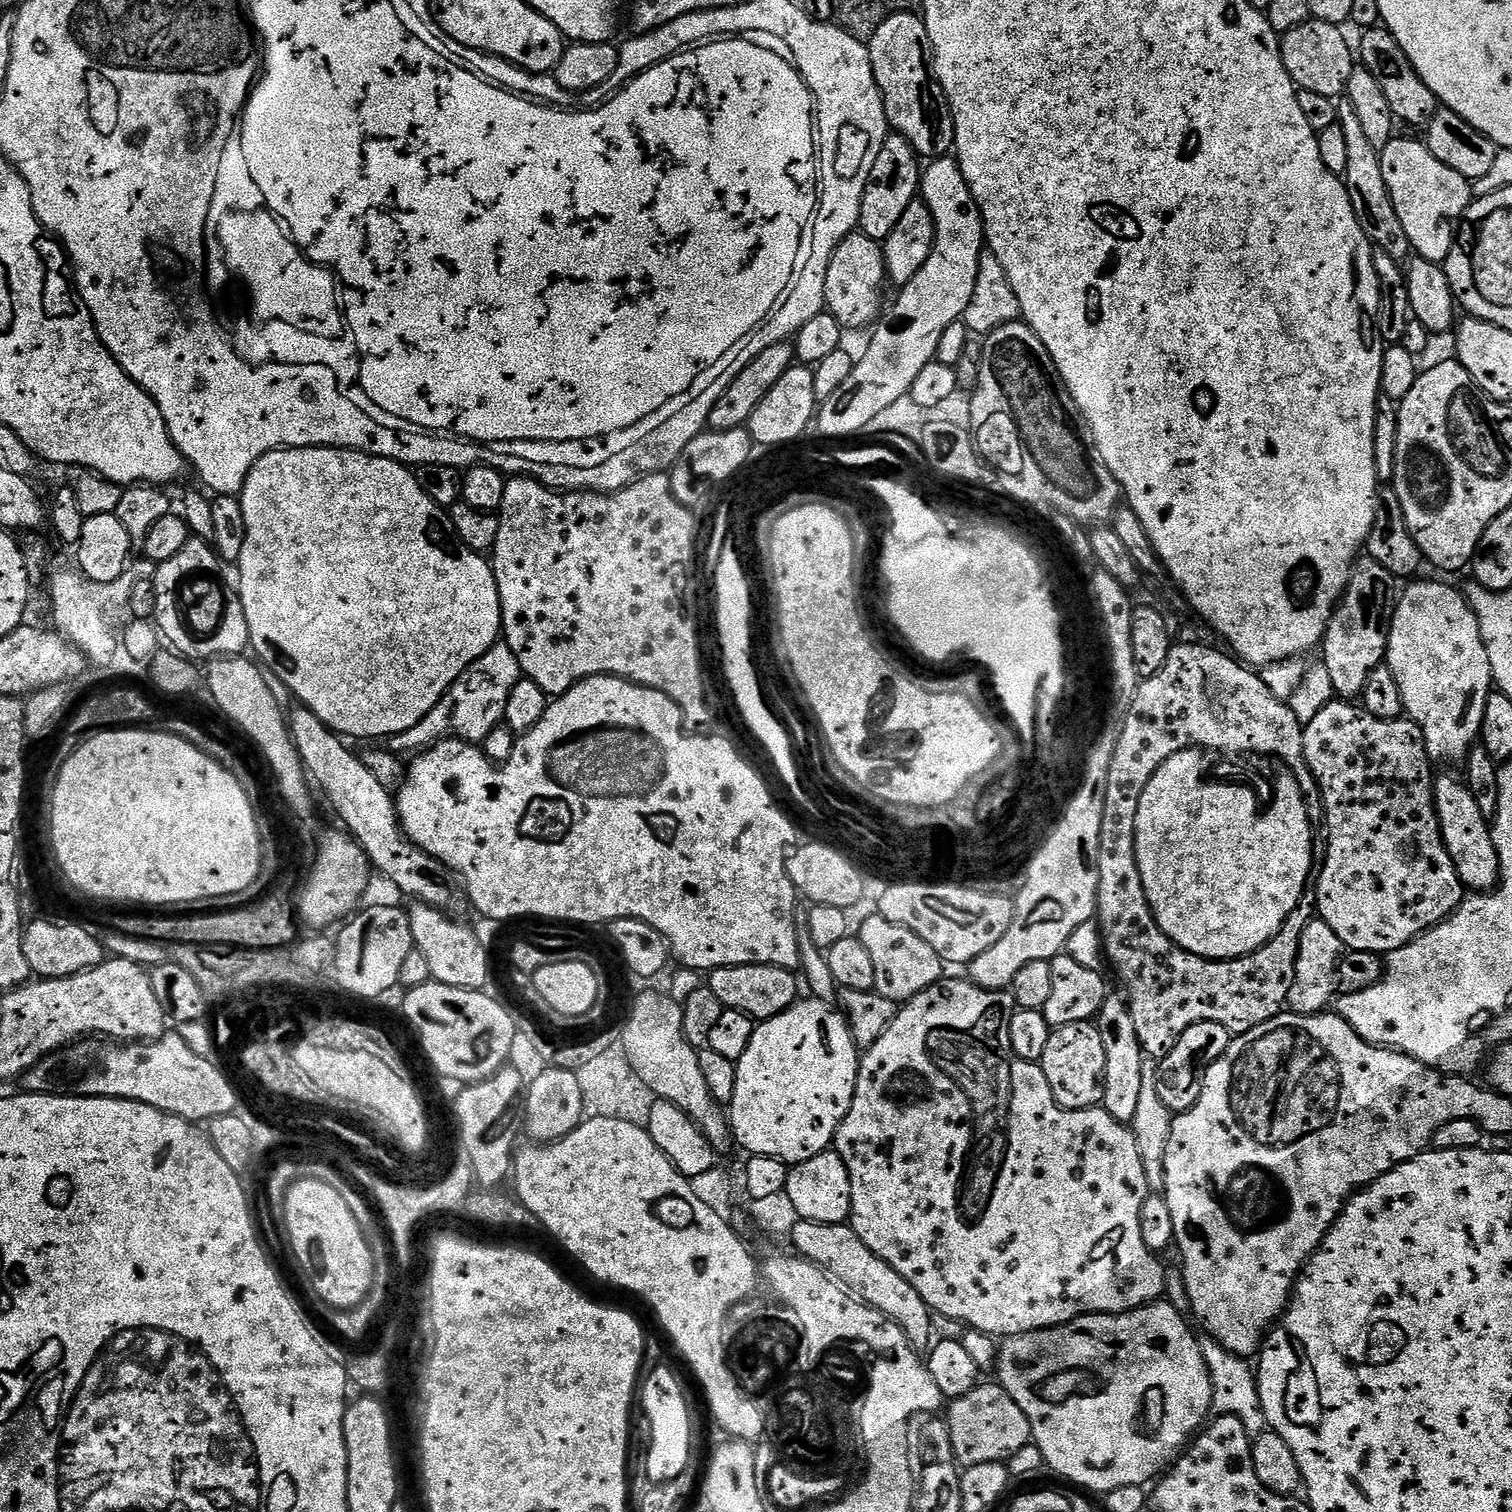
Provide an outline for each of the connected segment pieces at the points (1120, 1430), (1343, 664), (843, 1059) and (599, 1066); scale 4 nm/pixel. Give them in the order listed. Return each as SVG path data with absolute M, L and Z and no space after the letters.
M1157 1302L1135 1308L1133 1312L1079 1316L1076 1320L1053 1328L1007 1337L999 1345L995 1366L995 1371L1000 1372L999 1387L1008 1392L1010 1398L1014 1398L1014 1402L1022 1410L1022 1414L1026 1414L1030 1422L1032 1440L1038 1446L1038 1450L1042 1450L1042 1458L1049 1469L1053 1468L1058 1475L1065 1476L1072 1484L1081 1484L1082 1487L1089 1488L1089 1490L1084 1489L1089 1493L1107 1494L1118 1486L1135 1484L1144 1486L1147 1485L1147 1480L1155 1481L1181 1455L1190 1437L1201 1431L1202 1425L1212 1412L1212 1379L1200 1349L1200 1340L1192 1333L1191 1326L1184 1319L1186 1319L1185 1313L1179 1312L1173 1304Z
M1371 558L1357 559L1344 596L1330 618L1322 641L1322 649L1324 648L1322 664L1330 674L1335 695L1341 700L1352 702L1363 697L1366 678L1370 678L1370 674L1374 674L1378 665L1385 663L1388 655L1388 635L1392 625L1392 615L1398 599L1396 584L1398 584L1397 577L1392 576L1390 570L1386 570L1386 566L1378 566L1378 562L1374 562Z
M815 998L807 999L797 999L796 1003L791 1004L782 1014L757 1023L754 1038L750 1038L750 1046L746 1046L746 1054L742 1054L742 1058L736 1061L736 1085L734 1086L734 1098L730 1105L730 1123L735 1143L737 1145L741 1144L746 1150L745 1153L754 1156L778 1158L789 1166L806 1162L833 1147L836 1139L836 1127L843 1122L850 1110L850 1102L854 1098L854 1086L860 1069L861 1053L858 1051L854 1038L850 1034L848 1019L844 1017L843 1012L833 1007L829 1001Z
M616 1045L603 1054L598 1054L591 1062L586 1062L576 1070L579 1085L582 1086L583 1114L585 1119L615 1116L619 1120L645 1125L656 1097L645 1087L641 1079L634 1076L623 1049Z

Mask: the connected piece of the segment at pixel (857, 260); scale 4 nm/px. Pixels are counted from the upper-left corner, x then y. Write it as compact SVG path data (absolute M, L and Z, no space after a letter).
M859 230L851 232L838 246L838 250L834 250L832 261L826 270L824 307L834 318L838 318L838 322L846 330L871 329L881 319L885 307L884 284L886 285L886 269L881 241L872 240Z

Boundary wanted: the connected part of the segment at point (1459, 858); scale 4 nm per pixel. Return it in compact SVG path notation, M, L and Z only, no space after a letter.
M1437 775L1434 780L1432 799L1436 802L1436 813L1444 845L1454 862L1454 870L1458 874L1458 878L1463 882L1465 889L1471 890L1473 893L1491 892L1500 883L1500 863L1498 862L1498 850L1492 841L1490 820L1483 816L1482 811L1478 810L1478 805L1474 802L1474 797L1463 779L1455 780L1452 776Z

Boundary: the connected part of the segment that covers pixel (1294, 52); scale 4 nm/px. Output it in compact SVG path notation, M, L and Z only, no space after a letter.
M1313 18L1297 29L1283 33L1280 41L1282 62L1297 89L1314 90L1314 94L1333 98L1345 95L1354 67L1354 48L1348 45L1344 31L1343 27Z

